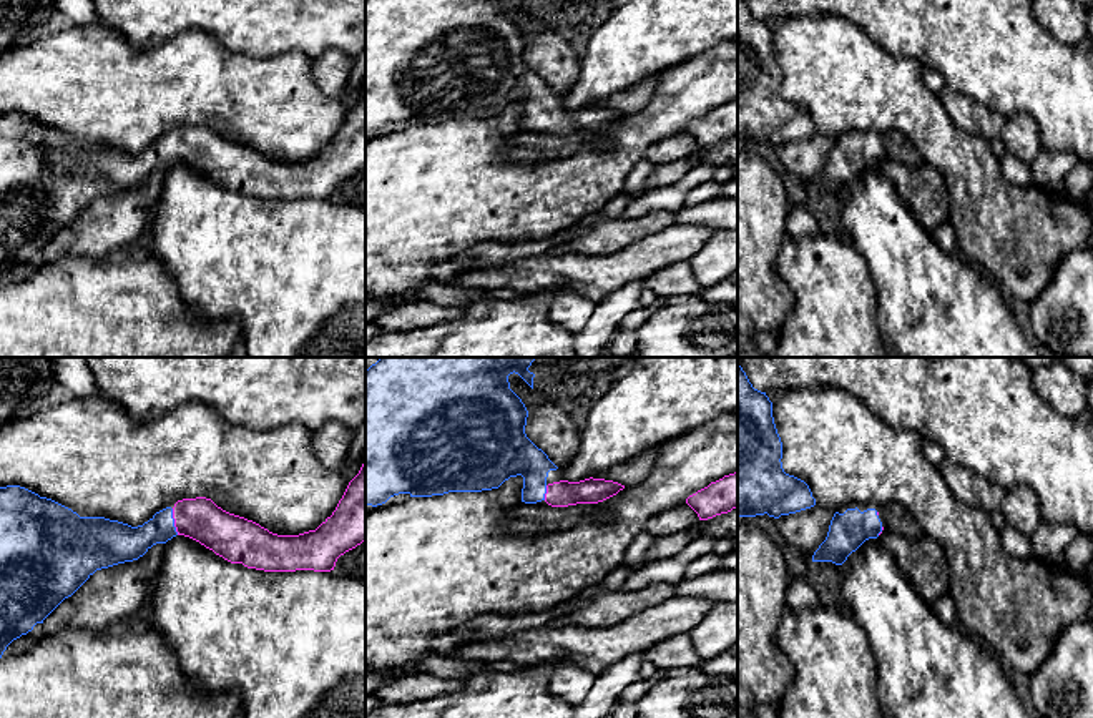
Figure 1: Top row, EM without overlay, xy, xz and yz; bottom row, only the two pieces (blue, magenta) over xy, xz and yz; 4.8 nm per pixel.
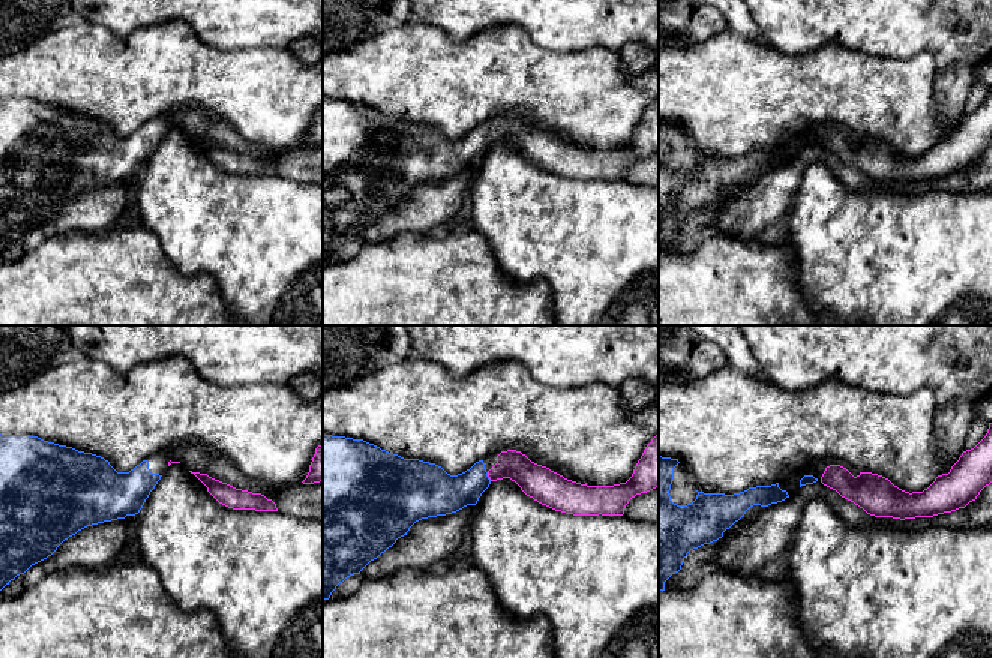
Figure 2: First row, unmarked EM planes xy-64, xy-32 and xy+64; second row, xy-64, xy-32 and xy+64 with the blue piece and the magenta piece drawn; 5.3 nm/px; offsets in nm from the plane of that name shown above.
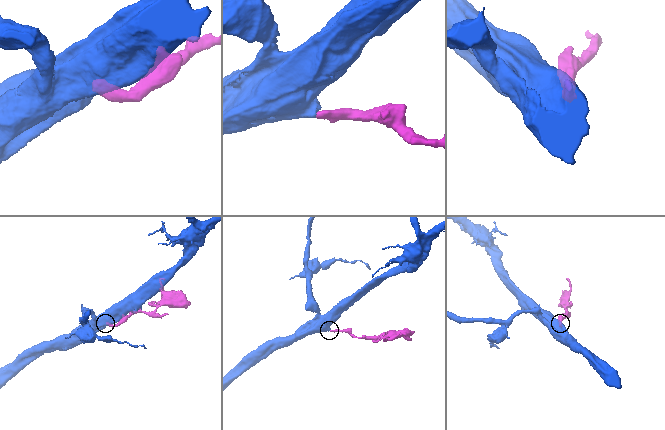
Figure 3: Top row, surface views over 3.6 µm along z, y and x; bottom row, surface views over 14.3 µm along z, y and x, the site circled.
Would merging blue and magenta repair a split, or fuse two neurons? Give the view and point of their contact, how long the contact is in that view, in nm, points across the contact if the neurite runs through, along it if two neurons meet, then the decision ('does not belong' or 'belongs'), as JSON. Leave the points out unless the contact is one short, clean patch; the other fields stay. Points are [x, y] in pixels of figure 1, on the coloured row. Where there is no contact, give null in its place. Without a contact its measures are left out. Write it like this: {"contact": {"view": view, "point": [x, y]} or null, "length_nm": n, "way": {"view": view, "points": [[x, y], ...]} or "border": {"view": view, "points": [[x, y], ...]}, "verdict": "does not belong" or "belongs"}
{"contact": {"view": "xy", "point": [173, 522]}, "length_nm": 130, "way": {"view": "xy", "points": [[127, 544], [173, 522], [200, 519]]}, "verdict": "belongs"}

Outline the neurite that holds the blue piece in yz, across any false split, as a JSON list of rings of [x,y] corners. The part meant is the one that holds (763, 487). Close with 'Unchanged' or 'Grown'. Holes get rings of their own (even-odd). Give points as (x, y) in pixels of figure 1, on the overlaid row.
[[[738,364],[738,517],[767,514],[779,519],[816,505],[809,485],[786,474],[781,459],[782,442],[774,424],[772,402],[766,392],[752,387]]]. Unchanged

